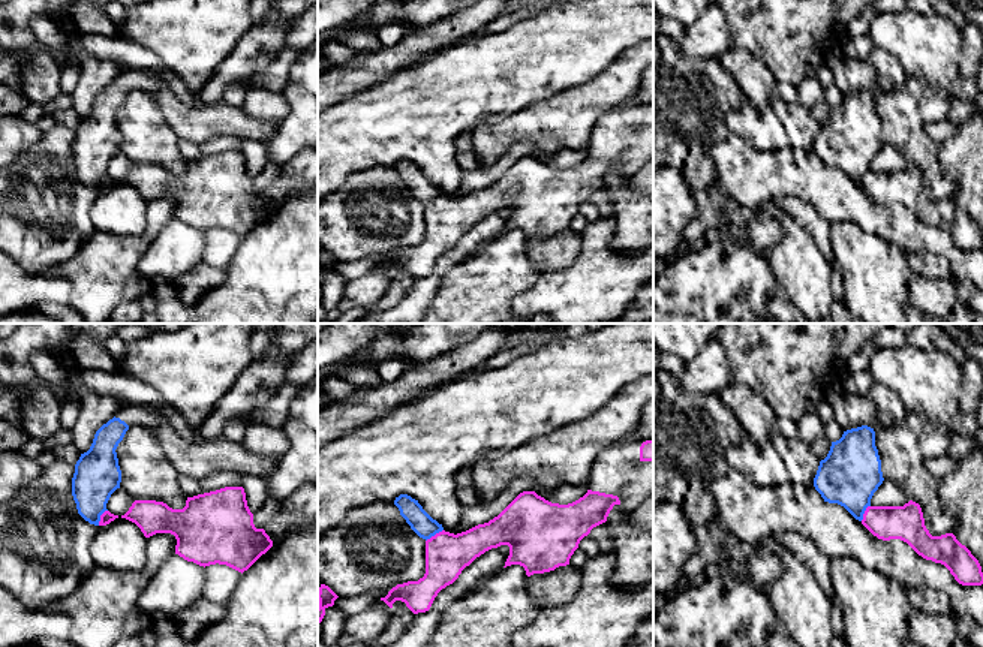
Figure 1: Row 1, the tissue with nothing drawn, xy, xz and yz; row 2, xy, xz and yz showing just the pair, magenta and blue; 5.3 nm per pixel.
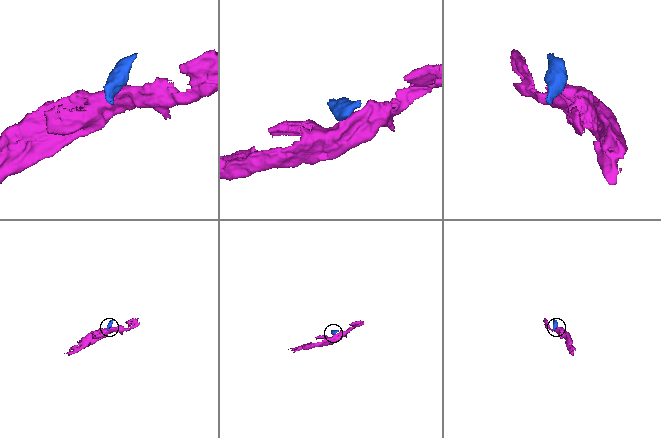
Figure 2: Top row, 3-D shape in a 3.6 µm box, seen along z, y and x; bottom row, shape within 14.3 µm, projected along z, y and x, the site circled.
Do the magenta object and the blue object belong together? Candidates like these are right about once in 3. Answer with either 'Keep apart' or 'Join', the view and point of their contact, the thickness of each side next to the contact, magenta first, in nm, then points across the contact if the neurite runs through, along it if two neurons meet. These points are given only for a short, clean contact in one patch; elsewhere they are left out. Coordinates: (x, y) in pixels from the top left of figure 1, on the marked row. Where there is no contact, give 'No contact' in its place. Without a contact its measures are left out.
Keep apart. Touches magenta at xz (435, 535). Thickness 240 nm (magenta) against 120 nm. Boundary: xz (442, 529), (426, 541)

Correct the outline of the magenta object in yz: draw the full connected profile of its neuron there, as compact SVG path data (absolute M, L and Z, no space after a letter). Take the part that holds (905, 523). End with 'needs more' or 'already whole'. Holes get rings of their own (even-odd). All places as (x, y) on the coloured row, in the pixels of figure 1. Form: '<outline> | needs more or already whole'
M919 503L904 506L868 506L862 524L878 539L901 539L926 560L944 565L962 586L982 586L979 560L953 533L932 536Z | already whole

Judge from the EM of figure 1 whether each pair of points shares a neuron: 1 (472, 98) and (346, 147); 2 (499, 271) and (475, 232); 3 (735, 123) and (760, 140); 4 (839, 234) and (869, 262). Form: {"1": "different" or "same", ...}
{"1": "same", "2": "different", "3": "same", "4": "same"}

